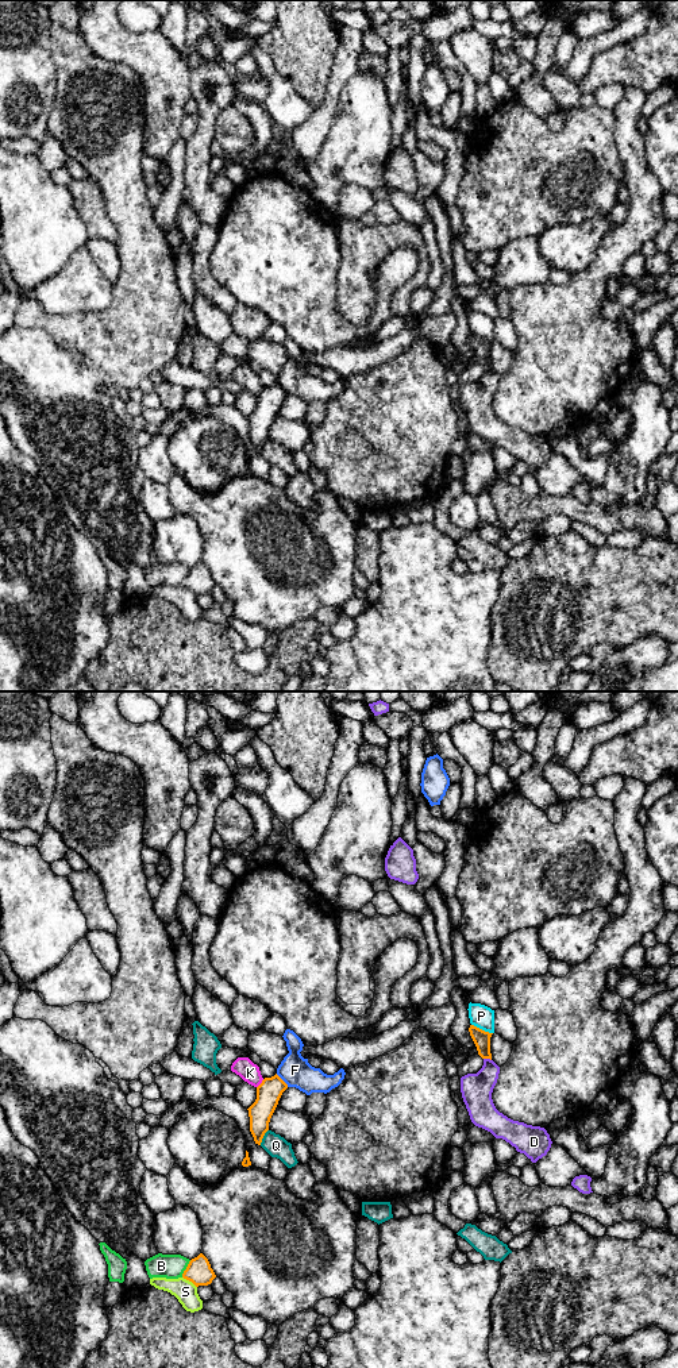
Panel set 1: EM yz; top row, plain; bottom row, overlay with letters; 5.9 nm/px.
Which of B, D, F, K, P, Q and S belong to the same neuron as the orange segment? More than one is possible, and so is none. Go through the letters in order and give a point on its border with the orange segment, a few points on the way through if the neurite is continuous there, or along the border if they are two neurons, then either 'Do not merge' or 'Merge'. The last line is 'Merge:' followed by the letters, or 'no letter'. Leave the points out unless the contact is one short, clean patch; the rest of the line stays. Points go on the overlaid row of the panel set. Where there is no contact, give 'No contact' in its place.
B: Touches orange at yz (187, 1268). Boundary: yz (191, 1260), (181, 1276). Do not merge
D: Touches orange at yz (488, 1058). Boundary: yz (484, 1058), (490, 1060). Do not merge
F: Touches orange at yz (282, 1081). Do not merge
K: Touches orange at yz (261, 1083). Boundary: yz (264, 1079), (257, 1087). Do not merge
P: Touches orange at yz (481, 1029). Boundary: yz (472, 1024), (492, 1033). Do not merge
Q: Touches orange at yz (262, 1137). Boundary: yz (268, 1129), (259, 1144). Do not merge
S: Touches orange at yz (189, 1280). Do not merge
Merge: no letter

